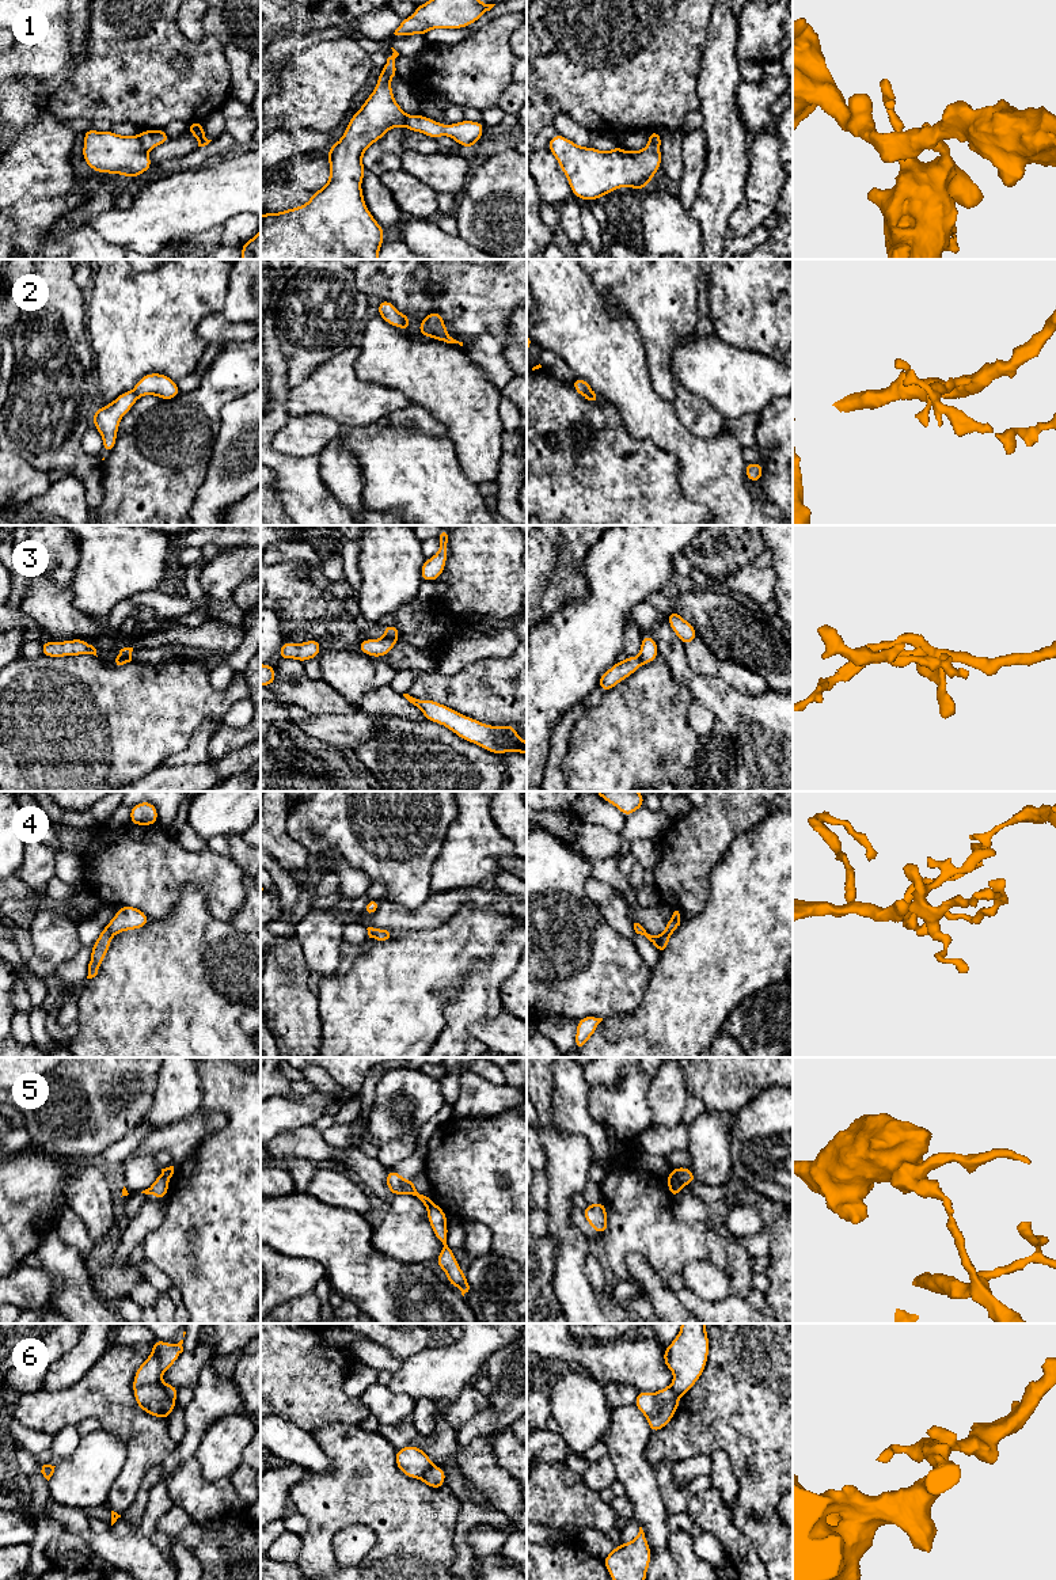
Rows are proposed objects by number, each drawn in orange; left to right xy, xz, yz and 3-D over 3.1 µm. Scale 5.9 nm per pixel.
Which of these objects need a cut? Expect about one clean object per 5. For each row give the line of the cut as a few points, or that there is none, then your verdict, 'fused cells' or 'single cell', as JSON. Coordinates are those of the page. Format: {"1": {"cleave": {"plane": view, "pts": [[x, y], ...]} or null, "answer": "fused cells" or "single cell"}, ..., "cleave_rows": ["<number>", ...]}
{"1": {"cleave": {"plane": "xy", "pts": [[137, 136], [147, 149]]}, "answer": "fused cells"}, "2": {"cleave": {"plane": "xz", "pts": [[401, 314], [402, 327]]}, "answer": "fused cells"}, "3": {"cleave": {"plane": "xy", "pts": [[130, 656], [121, 657], [113, 664]]}, "answer": "fused cells"}, "4": {"cleave": {"plane": "xy", "pts": [[106, 927], [113, 934]]}, "answer": "fused cells"}, "5": {"cleave": {"plane": "yz", "pts": [[671, 1172], [682, 1185]]}, "answer": "fused cells"}, "6": {"cleave": {"plane": "xy", "pts": [[154, 1347], [159, 1359], [160, 1386], [174, 1402]]}, "answer": "fused cells"}, "cleave_rows": ["1", "2", "3", "4", "5", "6"]}

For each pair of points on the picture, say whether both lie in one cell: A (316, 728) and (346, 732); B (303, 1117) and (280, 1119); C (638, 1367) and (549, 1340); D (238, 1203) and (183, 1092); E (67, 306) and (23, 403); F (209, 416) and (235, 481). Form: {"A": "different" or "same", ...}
{"A": "same", "B": "same", "C": "same", "D": "different", "E": "same", "F": "different"}

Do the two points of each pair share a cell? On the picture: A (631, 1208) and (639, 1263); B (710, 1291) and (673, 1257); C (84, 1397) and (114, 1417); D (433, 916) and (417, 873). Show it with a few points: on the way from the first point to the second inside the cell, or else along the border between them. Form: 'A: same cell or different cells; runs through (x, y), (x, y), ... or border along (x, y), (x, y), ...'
A: different cells; border along (627, 1254), (641, 1254), (660, 1276)
B: different cells; border along (709, 1260), (692, 1260), (680, 1273)
C: same cell; runs through (91, 1398), (95, 1398), (107, 1411)
D: different cells; border along (432, 893), (417, 908), (406, 908), (395, 903)

